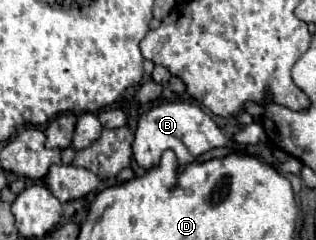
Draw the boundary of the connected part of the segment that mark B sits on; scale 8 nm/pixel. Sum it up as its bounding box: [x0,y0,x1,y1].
[133,103,229,169]

